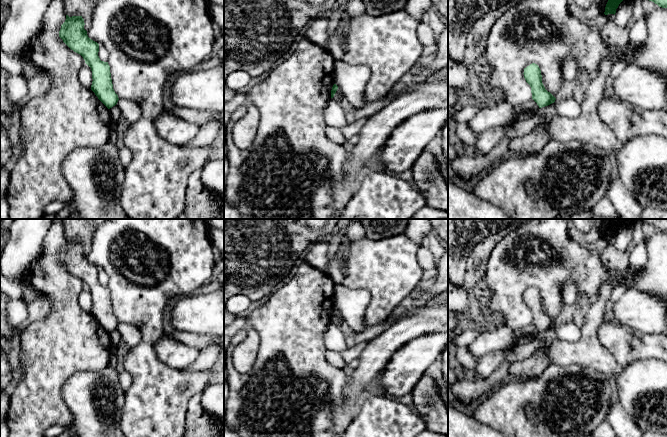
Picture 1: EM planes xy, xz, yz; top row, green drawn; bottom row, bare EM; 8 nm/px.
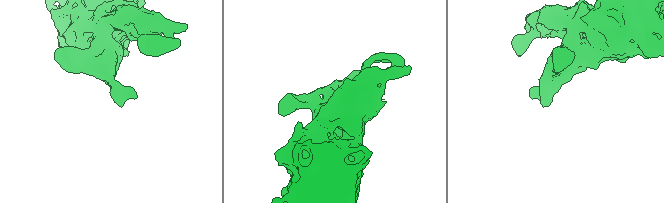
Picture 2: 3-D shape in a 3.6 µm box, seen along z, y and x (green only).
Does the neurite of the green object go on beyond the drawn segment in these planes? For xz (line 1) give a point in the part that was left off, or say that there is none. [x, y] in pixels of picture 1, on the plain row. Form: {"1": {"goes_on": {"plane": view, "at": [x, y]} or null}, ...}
{"1": {"goes_on": null}}

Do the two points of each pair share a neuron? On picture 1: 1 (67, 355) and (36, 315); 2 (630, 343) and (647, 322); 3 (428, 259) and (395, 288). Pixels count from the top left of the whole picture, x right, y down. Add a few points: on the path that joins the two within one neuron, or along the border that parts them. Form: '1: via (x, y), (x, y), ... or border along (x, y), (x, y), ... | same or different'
1: border along (45, 296), (50, 303), (50, 311), (20, 331) | different
2: border along (617, 323), (627, 325), (635, 331), (656, 334) | different
3: border along (420, 246), (416, 259), (417, 263), (424, 270) | different

